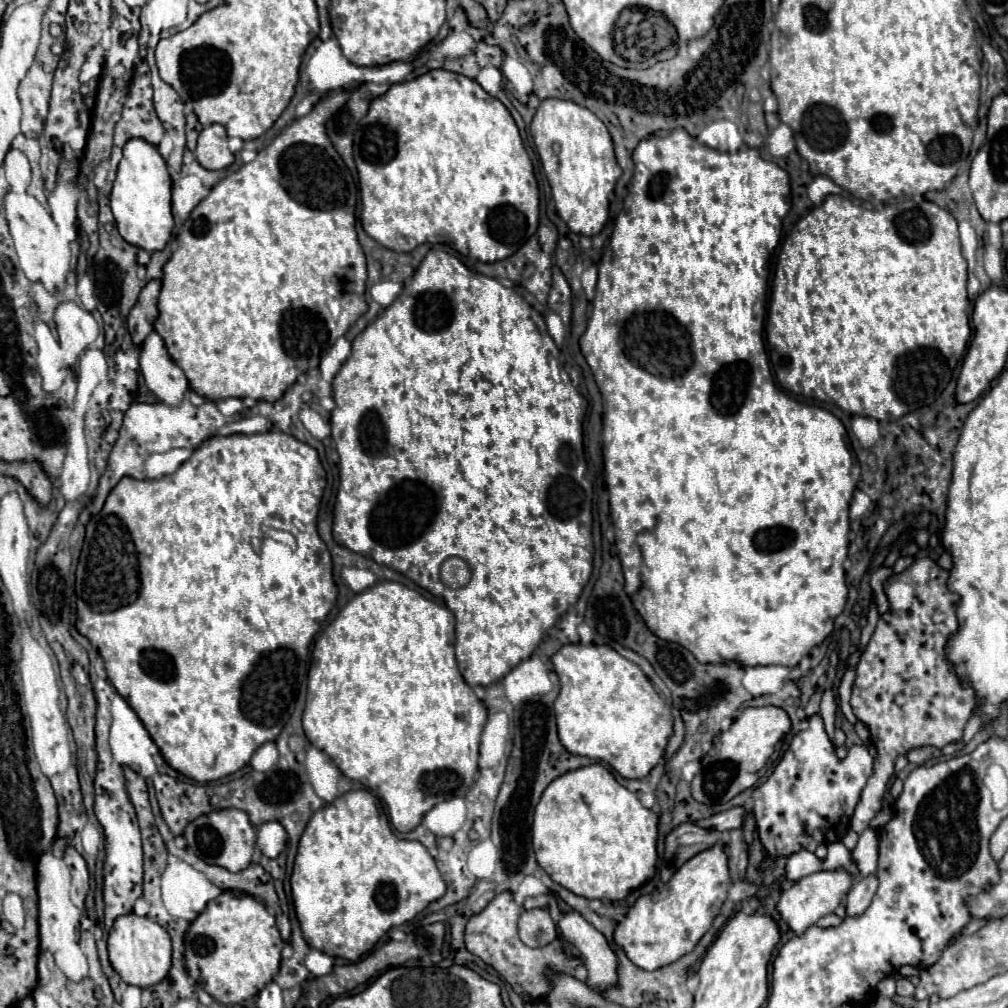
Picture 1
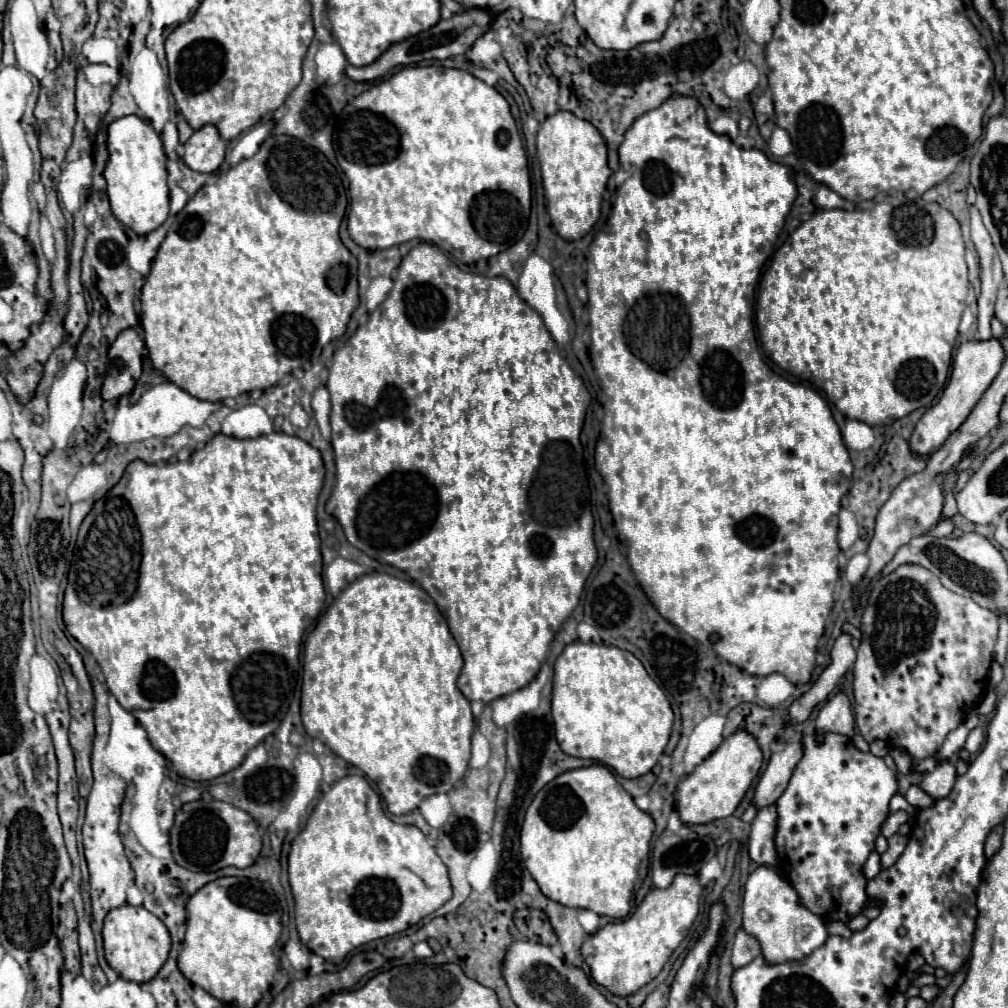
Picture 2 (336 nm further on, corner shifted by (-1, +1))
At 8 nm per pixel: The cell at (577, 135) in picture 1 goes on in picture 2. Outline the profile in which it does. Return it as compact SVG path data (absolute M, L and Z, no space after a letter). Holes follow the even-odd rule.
M556 112L540 126L536 146L552 228L564 240L578 240L600 218L602 192L612 174L606 162L604 138L588 120L576 118L572 112Z

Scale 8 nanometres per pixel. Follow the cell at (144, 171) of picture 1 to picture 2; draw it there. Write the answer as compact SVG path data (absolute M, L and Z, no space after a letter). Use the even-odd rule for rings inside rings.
M122 116L122 120L114 120L108 126L106 148L108 148L108 162L104 168L104 178L108 182L108 198L114 216L140 236L156 230L168 218L168 182L166 182L168 172L160 134L154 132L154 128L150 128L150 122L146 122L140 116Z

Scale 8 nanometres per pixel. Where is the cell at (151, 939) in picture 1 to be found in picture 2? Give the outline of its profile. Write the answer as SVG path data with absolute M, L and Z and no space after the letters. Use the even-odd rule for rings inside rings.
M118 906L108 912L102 928L106 960L112 970L118 972L120 978L132 982L148 982L156 976L170 952L170 934L162 920L158 920L144 906Z

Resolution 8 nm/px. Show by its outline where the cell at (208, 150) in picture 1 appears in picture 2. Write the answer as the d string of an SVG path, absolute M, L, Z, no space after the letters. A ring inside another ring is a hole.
M202 126L184 144L184 164L196 172L214 172L224 160L226 144L214 126Z

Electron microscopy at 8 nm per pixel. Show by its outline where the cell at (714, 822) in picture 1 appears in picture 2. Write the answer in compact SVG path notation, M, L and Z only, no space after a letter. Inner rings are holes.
M802 740L788 742L784 750L772 754L768 768L766 768L764 776L760 778L756 792L754 792L754 804L758 808L770 806L780 798L780 794L786 790L790 776L792 776L796 764L800 762L802 754L804 754Z

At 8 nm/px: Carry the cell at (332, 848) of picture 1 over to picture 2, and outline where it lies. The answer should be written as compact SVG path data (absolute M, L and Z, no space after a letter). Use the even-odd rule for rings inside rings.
M344 776L336 780L316 804L306 826L292 840L288 854L288 876L296 900L296 928L302 944L324 960L342 964L358 946L398 934L446 904L452 896L452 886L448 870L436 854L437 840L426 840L416 826L392 822L366 778Z

